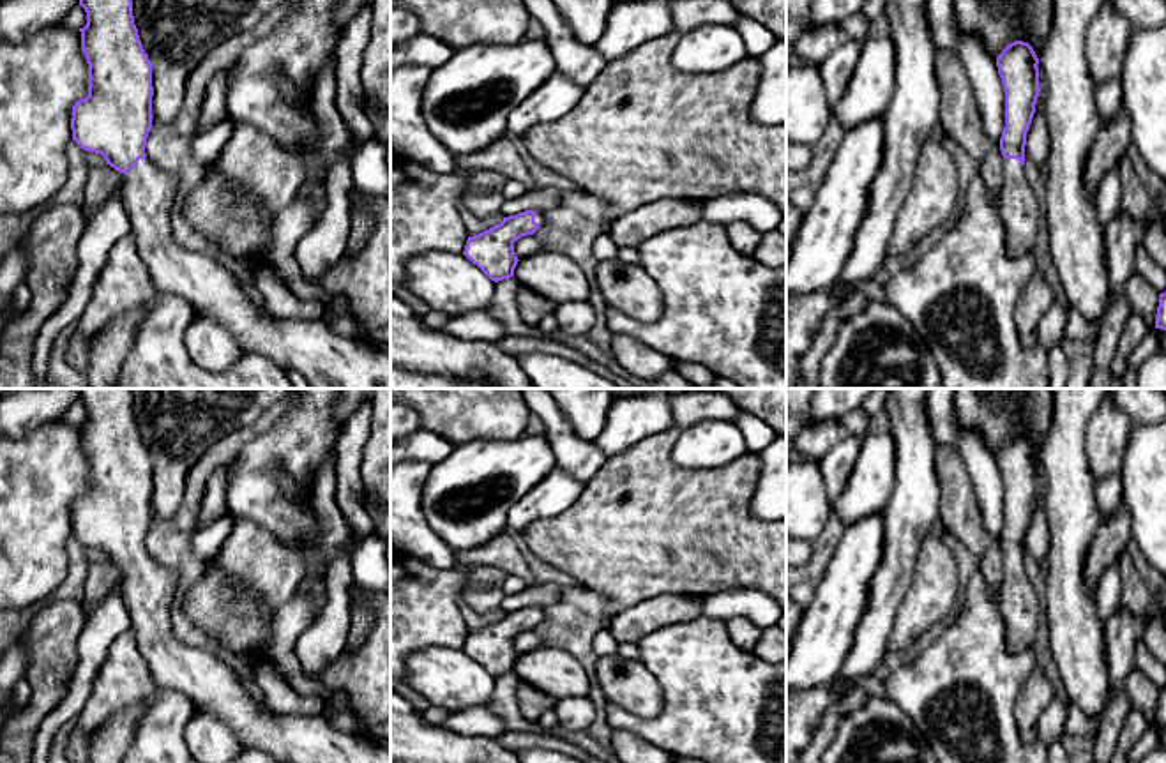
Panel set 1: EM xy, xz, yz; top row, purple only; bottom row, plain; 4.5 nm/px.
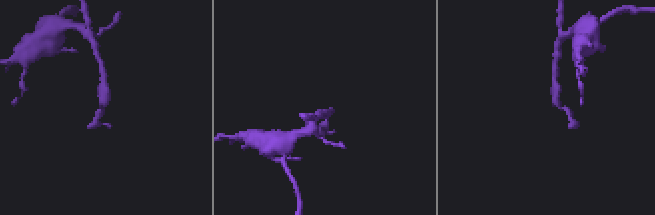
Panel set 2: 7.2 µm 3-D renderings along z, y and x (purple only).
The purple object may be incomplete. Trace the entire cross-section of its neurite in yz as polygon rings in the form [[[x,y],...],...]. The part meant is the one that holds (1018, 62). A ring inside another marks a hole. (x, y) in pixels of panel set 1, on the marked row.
[[[1014,41],[998,57],[1005,90],[1005,127],[1000,138],[1003,180],[998,212],[1007,237],[1007,253],[1023,256],[1037,238],[1039,203],[1025,175],[1025,145],[1039,97],[1039,58],[1028,42]]]

